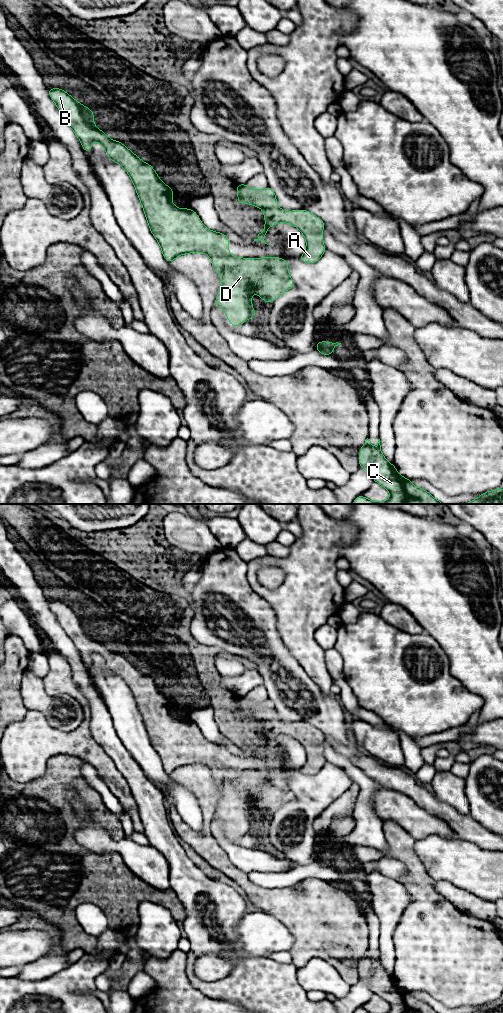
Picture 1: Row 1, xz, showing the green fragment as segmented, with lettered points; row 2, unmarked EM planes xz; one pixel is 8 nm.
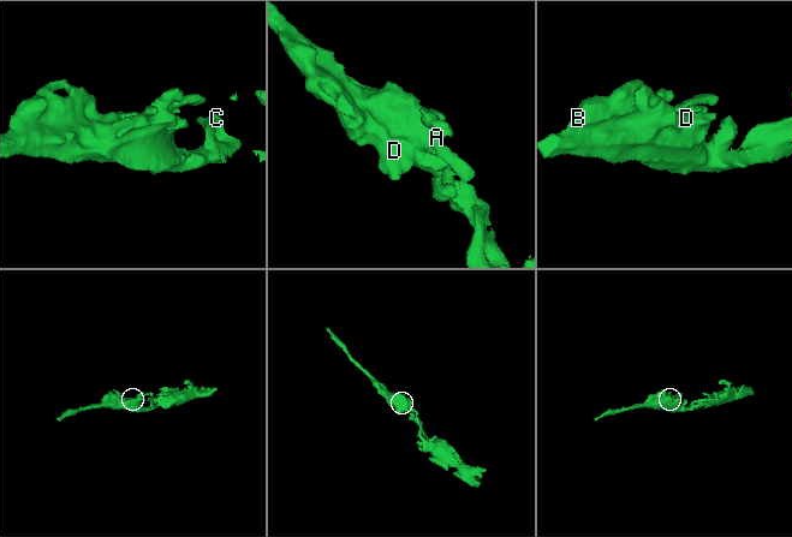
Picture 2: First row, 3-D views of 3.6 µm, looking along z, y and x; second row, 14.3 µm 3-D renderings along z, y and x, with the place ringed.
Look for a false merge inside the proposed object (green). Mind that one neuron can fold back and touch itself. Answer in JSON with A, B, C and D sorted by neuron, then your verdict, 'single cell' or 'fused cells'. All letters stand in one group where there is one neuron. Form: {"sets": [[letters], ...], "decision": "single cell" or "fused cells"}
{"sets": [["A", "B", "C", "D"]], "decision": "single cell"}

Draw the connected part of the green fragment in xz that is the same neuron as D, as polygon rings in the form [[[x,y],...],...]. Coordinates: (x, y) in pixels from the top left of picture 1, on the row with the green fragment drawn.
[[[49,88],[48,94],[86,153],[90,152],[93,142],[98,142],[107,156],[126,170],[164,259],[171,263],[180,255],[200,252],[211,258],[221,280],[214,306],[224,310],[232,327],[257,317],[252,307],[253,293],[256,292],[264,302],[272,303],[294,287],[286,259],[230,256],[228,236],[207,229],[194,210],[175,207],[172,203],[175,192],[158,177],[150,164],[97,128],[94,111],[61,88]]]

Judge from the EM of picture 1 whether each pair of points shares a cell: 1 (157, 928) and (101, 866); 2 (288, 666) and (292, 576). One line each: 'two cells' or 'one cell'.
1: two cells
2: two cells

